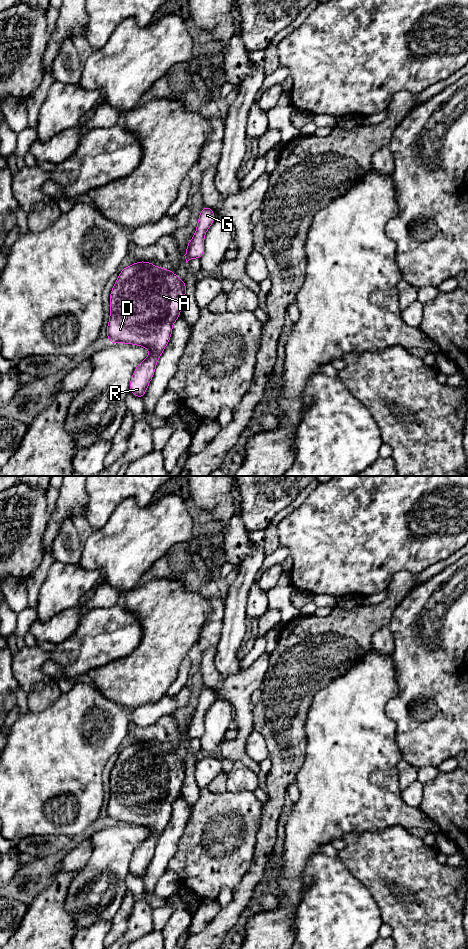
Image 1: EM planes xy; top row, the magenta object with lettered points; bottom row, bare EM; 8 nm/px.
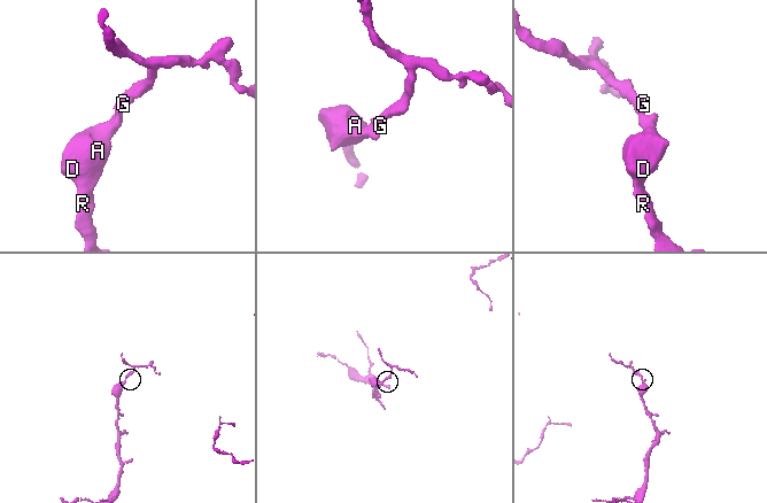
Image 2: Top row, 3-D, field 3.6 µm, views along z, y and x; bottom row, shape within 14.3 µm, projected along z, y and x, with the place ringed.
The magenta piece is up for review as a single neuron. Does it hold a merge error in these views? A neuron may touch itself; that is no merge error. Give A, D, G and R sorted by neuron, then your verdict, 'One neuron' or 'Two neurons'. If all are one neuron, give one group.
Groups: A D G R. One neuron

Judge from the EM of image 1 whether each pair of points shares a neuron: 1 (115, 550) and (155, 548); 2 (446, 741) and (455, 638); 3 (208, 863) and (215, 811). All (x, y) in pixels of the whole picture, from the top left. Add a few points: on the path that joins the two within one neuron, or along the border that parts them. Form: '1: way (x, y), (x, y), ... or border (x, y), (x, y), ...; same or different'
1: way (125, 548), (145, 548); same
2: way (444, 715), (445, 713), (441, 707), (441, 664); same
3: way (210, 850), (210, 840), (215, 835), (215, 824); same

